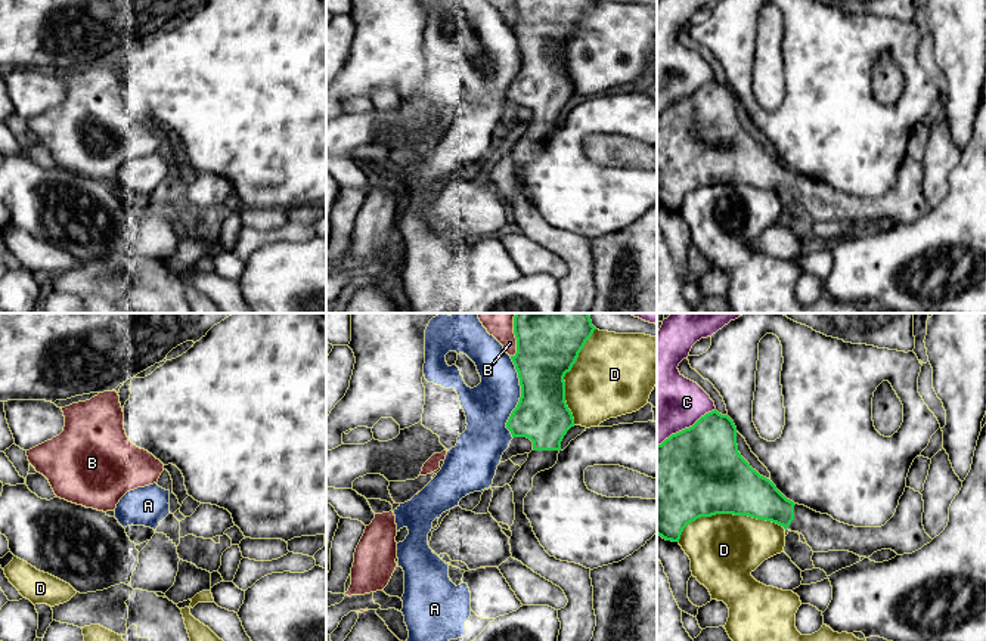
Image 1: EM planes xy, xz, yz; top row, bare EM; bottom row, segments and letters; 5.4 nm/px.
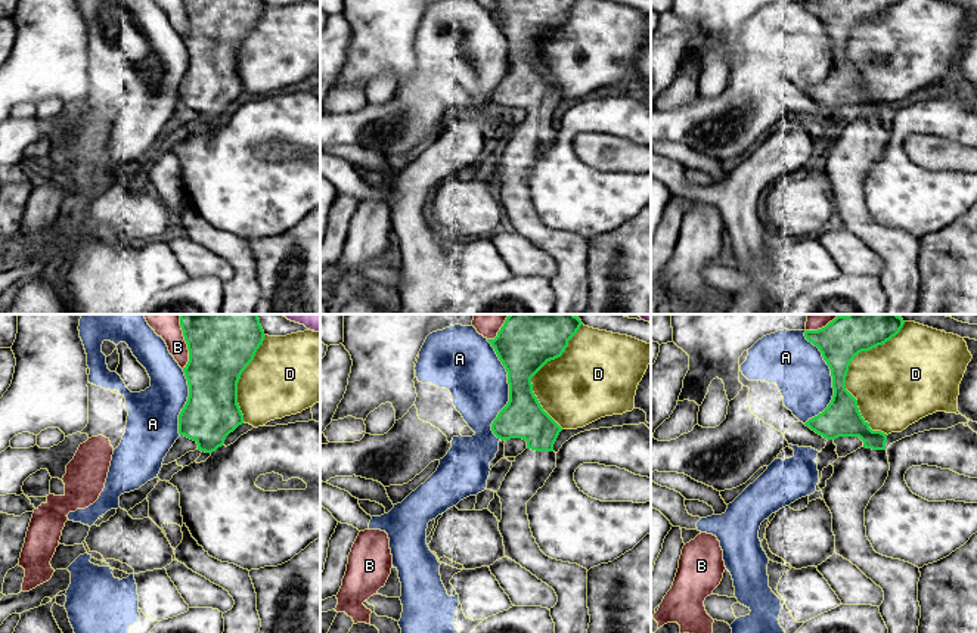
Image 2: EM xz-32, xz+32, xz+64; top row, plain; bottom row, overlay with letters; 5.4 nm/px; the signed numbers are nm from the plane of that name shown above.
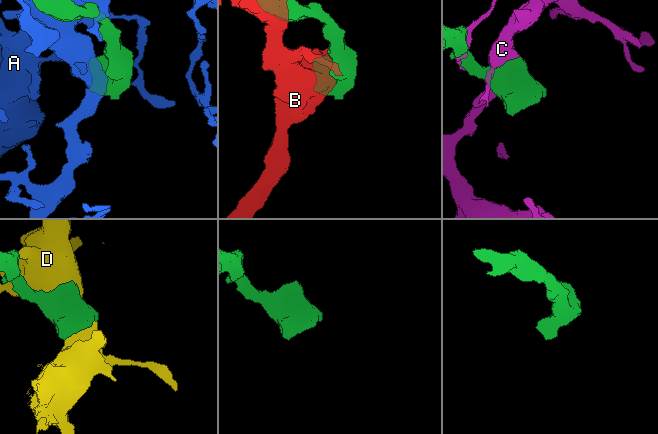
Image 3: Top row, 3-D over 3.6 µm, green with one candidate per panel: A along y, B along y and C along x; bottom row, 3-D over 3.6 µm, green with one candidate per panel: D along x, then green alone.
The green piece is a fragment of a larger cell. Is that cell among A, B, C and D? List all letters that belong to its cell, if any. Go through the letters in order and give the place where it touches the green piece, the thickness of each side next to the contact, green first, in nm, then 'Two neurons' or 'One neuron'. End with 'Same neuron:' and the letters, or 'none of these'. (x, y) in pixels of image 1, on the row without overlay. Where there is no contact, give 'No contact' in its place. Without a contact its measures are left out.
A: Touches green at xz (520, 67). Thickness 300 nm (green) against 260 nm. Two neurons
B: Touches green at xz (517, 14). Thickness 300 nm (green) against 90 nm. Two neurons
C: Touches green at yz (685, 98). Thickness 480 nm (green) against 380 nm. Two neurons
D: Touches green at yz (728, 182). Thickness 460 nm (green) against 380 nm. Two neurons
Same neuron: none of these

